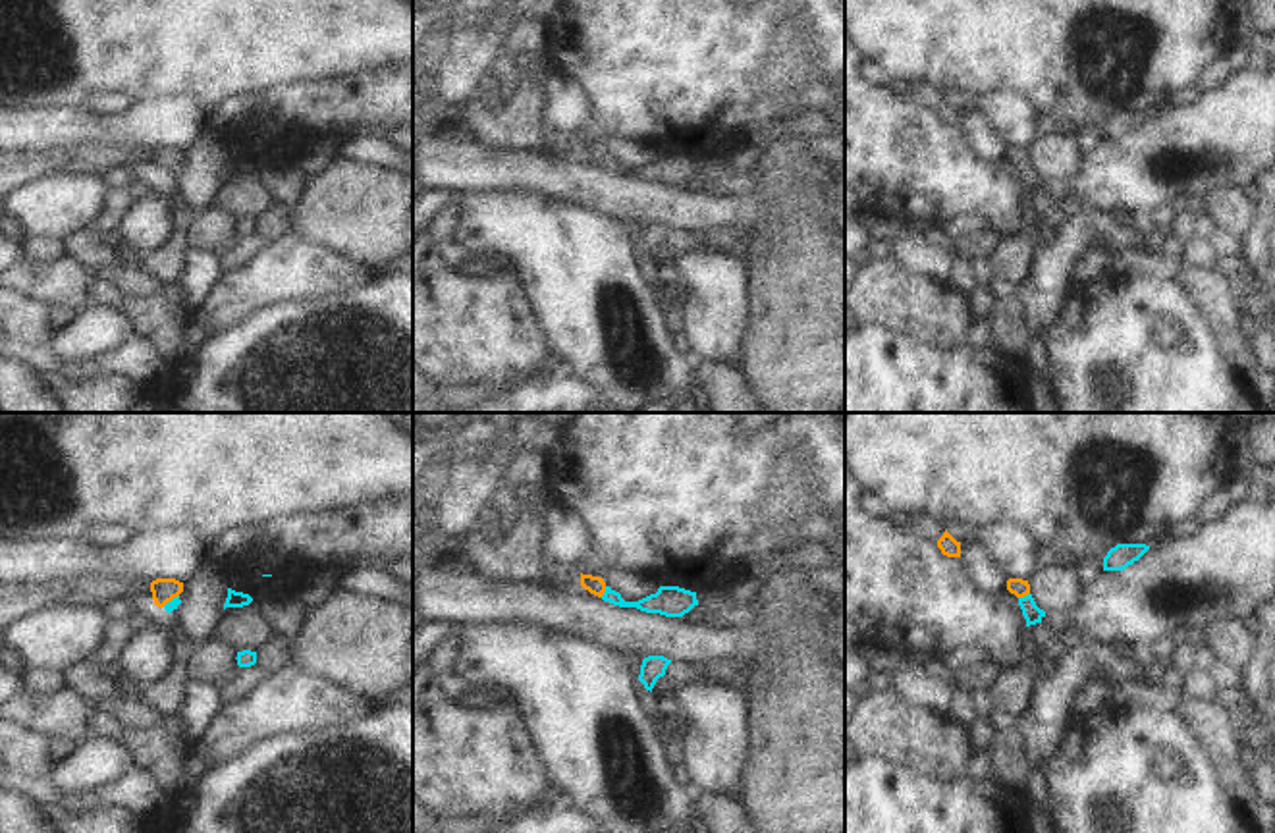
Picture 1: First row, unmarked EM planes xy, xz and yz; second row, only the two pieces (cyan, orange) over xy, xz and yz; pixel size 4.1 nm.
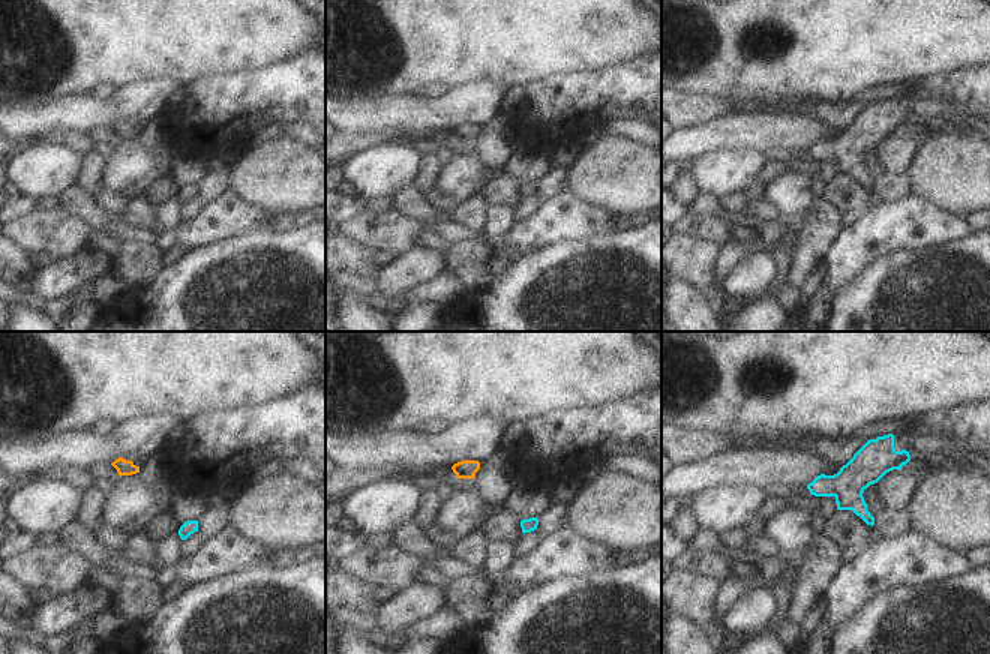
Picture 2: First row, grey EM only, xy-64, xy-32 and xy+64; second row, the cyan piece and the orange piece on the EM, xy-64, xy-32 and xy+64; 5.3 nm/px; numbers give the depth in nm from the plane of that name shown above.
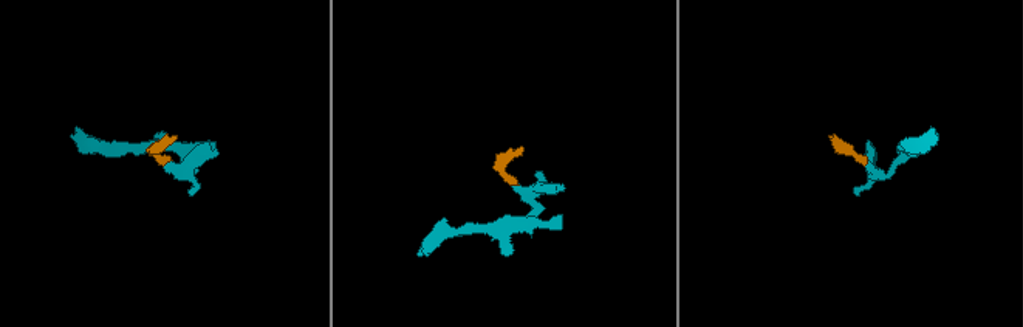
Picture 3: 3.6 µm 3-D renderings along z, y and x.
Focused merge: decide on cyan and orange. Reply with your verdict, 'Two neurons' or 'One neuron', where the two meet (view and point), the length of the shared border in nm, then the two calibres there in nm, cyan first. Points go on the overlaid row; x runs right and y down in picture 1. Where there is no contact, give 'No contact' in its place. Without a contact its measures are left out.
One neuron. Touches cyan at xz (604, 592). Shared border 50 nm. Thickness 100 nm (cyan) against 80 nm.

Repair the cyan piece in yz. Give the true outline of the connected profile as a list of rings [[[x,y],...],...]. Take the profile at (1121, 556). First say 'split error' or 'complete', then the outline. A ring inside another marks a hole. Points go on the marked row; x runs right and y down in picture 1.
complete | [[[1117,544],[1103,557],[1103,571],[1123,571],[1138,561],[1150,546],[1146,544]]]

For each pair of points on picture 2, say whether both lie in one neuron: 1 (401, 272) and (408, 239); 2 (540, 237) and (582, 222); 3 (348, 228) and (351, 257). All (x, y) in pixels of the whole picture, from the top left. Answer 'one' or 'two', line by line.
1: two
2: one
3: two

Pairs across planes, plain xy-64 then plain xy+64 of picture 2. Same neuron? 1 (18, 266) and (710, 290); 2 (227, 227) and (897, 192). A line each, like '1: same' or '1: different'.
1: same
2: different

